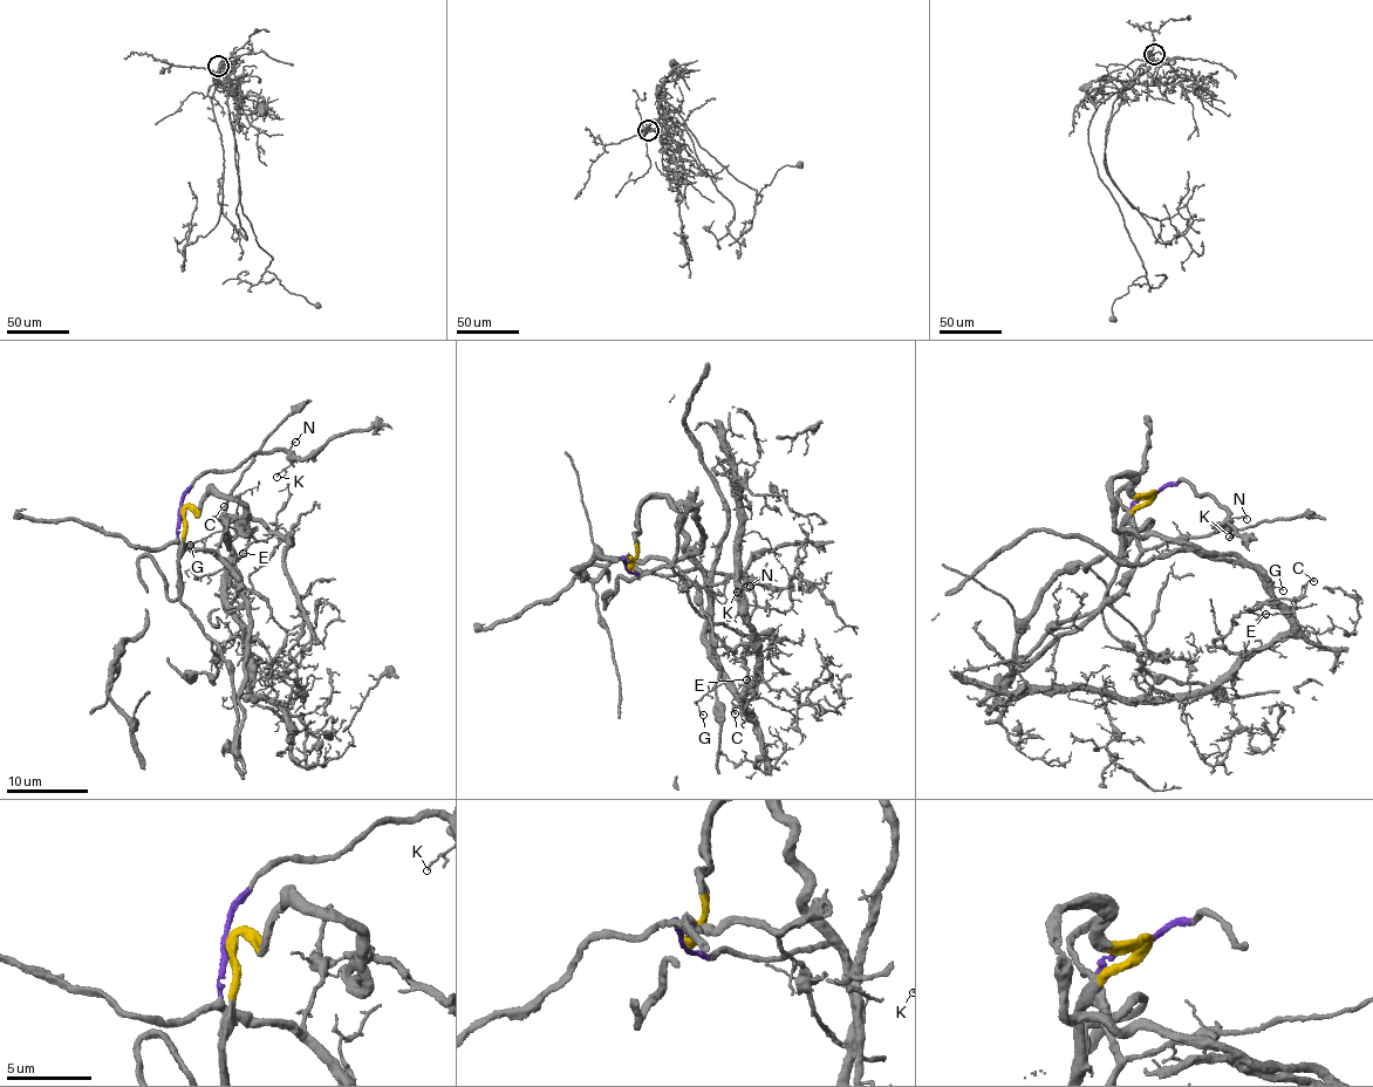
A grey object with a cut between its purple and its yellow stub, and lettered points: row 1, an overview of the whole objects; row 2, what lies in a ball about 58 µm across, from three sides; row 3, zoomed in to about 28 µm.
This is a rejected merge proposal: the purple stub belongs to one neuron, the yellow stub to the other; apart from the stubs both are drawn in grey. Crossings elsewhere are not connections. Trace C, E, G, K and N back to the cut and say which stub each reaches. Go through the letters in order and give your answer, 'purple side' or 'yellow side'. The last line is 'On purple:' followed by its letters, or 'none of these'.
C: yellow side
E: yellow side
G: yellow side
K: purple side
N: purple side
On purple: K, N

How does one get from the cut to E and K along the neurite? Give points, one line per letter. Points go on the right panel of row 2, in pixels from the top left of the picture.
E: (1154, 494), (1117, 478), (1114, 526), (1167, 535), (1255, 569), (1293, 609), (1264, 613)
K: (1154, 494), (1183, 479), (1199, 497), (1209, 497), (1225, 511), (1228, 537)

